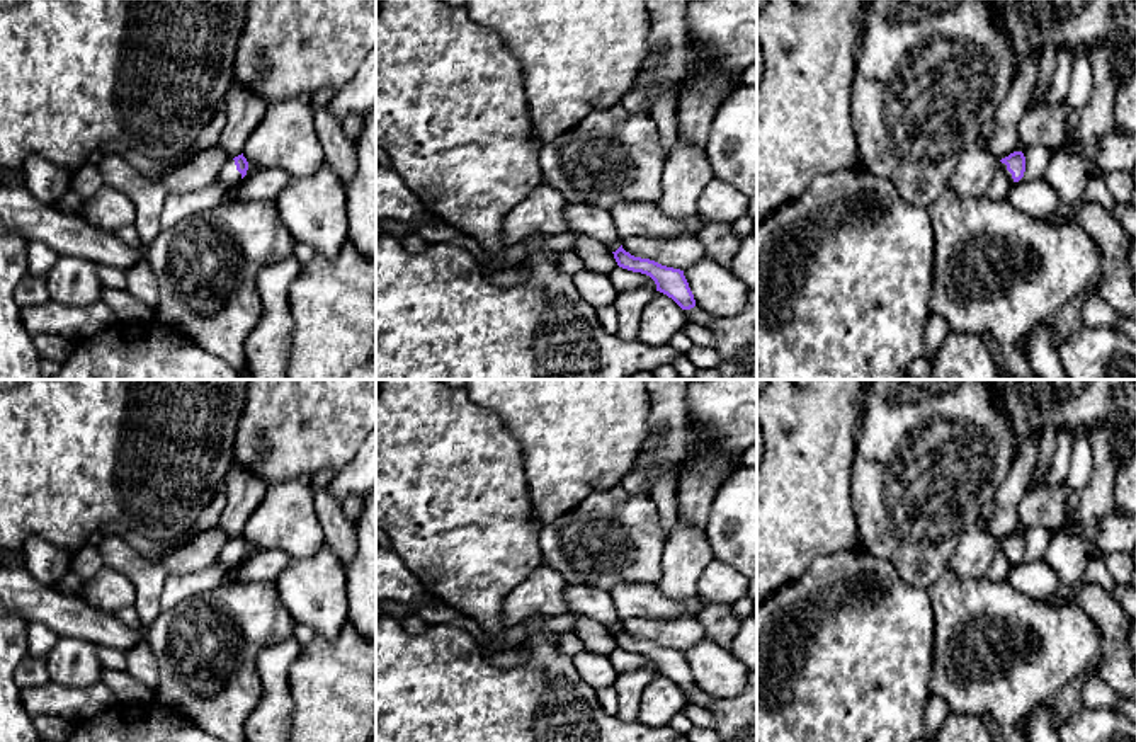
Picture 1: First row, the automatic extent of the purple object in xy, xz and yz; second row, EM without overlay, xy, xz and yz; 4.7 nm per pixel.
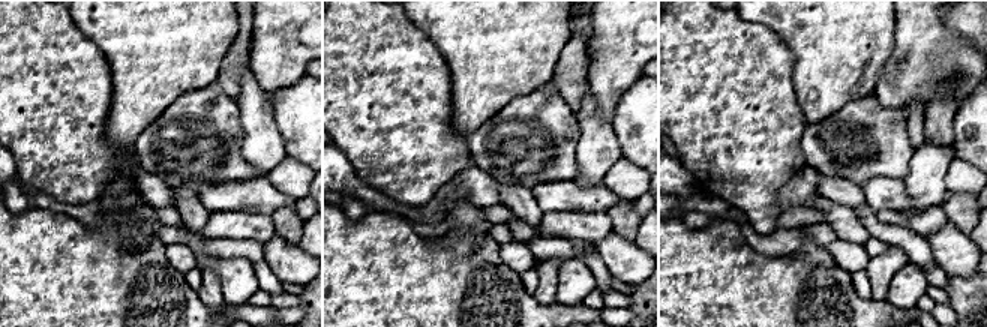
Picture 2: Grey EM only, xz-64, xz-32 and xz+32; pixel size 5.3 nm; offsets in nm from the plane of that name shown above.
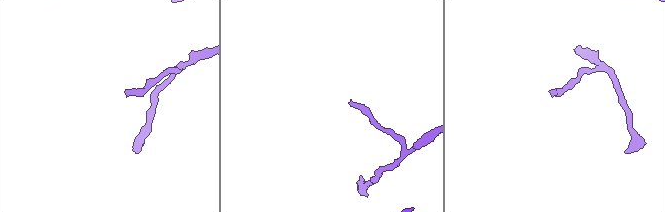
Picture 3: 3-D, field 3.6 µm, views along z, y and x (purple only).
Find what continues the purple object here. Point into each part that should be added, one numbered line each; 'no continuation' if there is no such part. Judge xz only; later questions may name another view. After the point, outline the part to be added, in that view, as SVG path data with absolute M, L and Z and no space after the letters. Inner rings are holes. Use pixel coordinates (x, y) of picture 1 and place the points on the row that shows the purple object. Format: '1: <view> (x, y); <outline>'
no continuation

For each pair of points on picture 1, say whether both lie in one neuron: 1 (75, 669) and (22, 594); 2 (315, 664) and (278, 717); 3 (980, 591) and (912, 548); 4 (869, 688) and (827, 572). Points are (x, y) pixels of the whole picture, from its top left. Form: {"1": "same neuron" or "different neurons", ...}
{"1": "different neurons", "2": "different neurons", "3": "different neurons", "4": "same neuron"}

